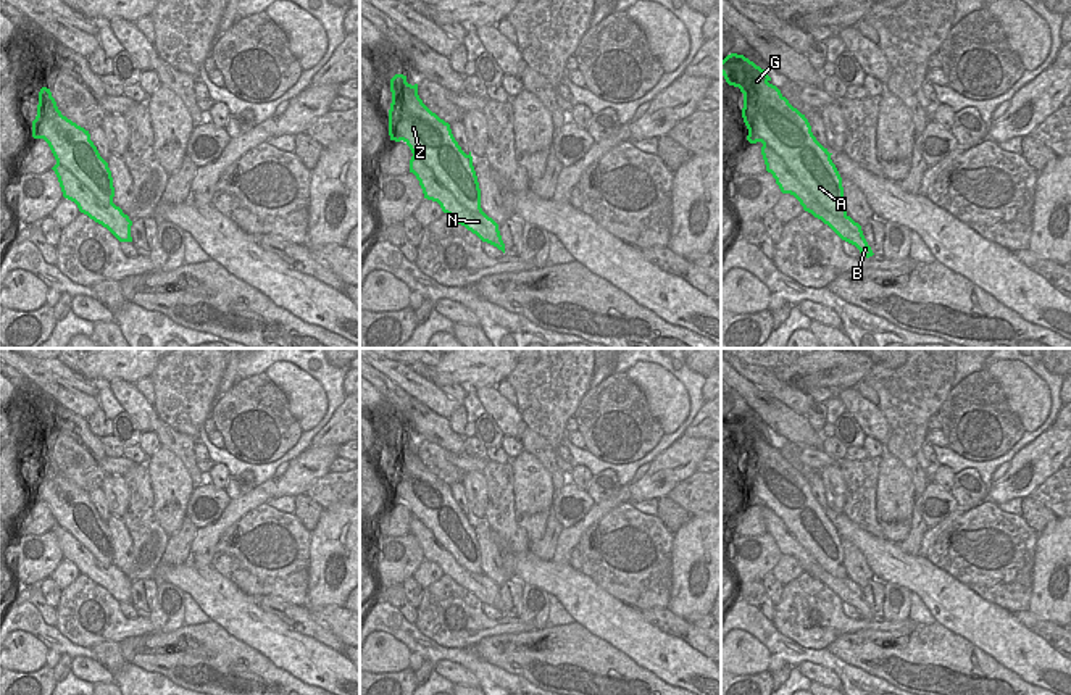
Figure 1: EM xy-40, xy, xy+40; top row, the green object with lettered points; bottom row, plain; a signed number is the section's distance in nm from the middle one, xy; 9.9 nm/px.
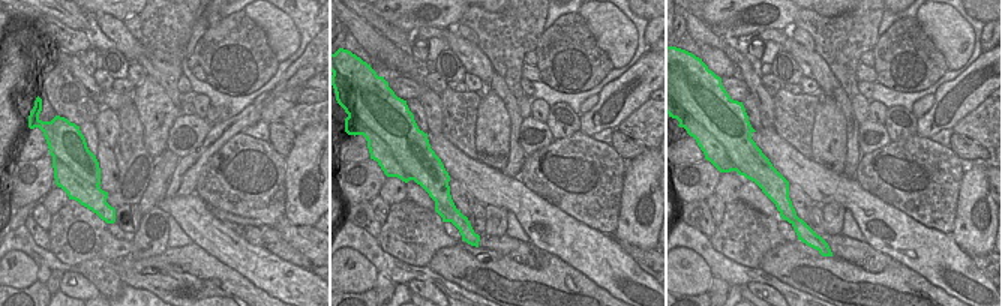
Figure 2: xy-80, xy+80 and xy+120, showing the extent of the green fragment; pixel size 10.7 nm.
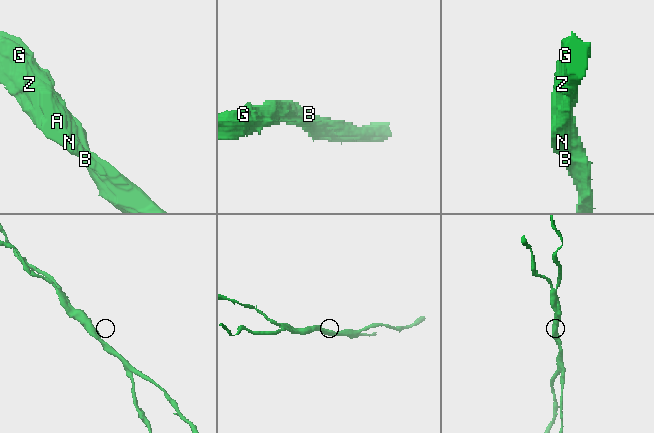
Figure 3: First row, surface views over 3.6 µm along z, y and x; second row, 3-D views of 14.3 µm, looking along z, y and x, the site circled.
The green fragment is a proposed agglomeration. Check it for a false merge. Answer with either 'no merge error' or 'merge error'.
merge error

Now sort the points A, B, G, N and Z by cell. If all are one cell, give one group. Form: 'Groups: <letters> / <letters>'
Groups: A G Z / B N.

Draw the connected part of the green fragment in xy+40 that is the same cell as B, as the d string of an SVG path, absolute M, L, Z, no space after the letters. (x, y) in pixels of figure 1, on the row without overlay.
M763 506L761 516L766 526L766 532L773 535L782 555L794 556L805 572L827 585L842 601L855 606L861 618L869 619L874 616L858 584L855 584L850 577L839 579L829 574L816 561L816 558L794 537L794 534L786 527L784 521L777 518L773 510Z

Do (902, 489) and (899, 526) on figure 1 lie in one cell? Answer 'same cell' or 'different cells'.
same cell

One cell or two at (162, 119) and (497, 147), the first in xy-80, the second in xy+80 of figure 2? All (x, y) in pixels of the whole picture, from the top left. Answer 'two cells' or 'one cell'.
one cell

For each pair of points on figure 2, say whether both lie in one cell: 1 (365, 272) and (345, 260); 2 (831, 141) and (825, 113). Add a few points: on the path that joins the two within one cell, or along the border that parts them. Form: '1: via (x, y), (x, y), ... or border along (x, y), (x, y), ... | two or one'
1: via (360, 269), (350, 261) | one
2: via (830, 134), (830, 120) | one

